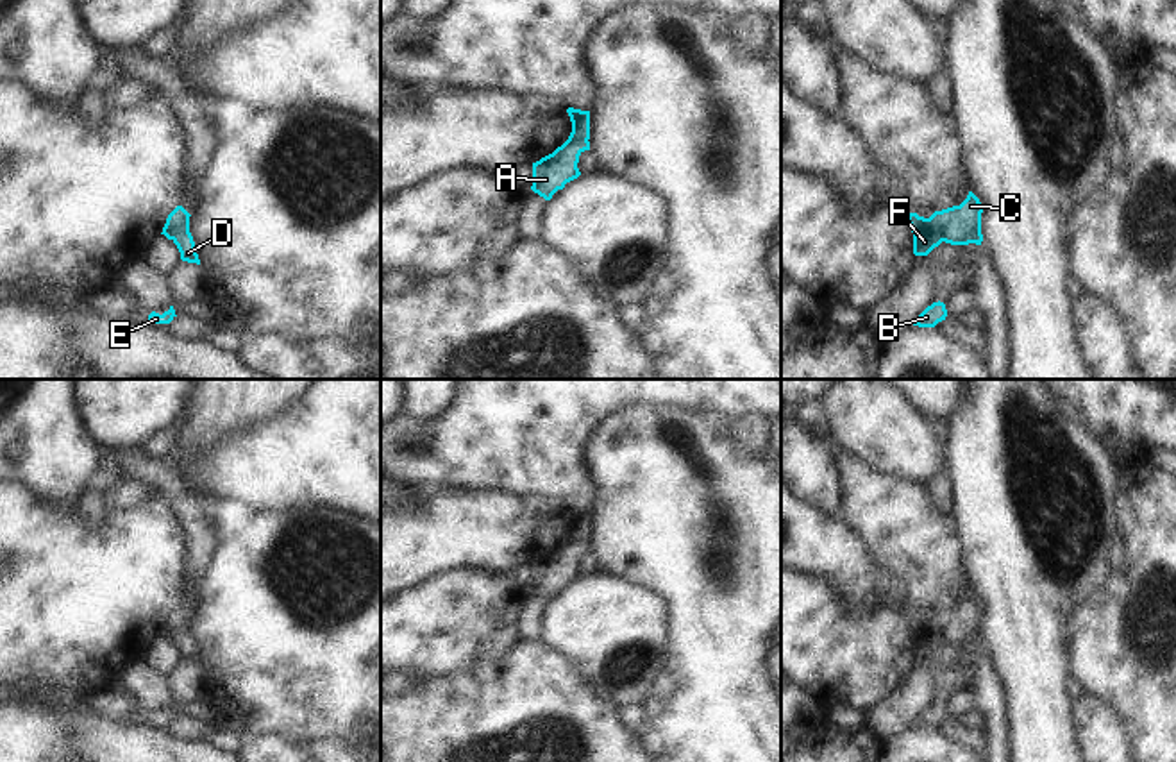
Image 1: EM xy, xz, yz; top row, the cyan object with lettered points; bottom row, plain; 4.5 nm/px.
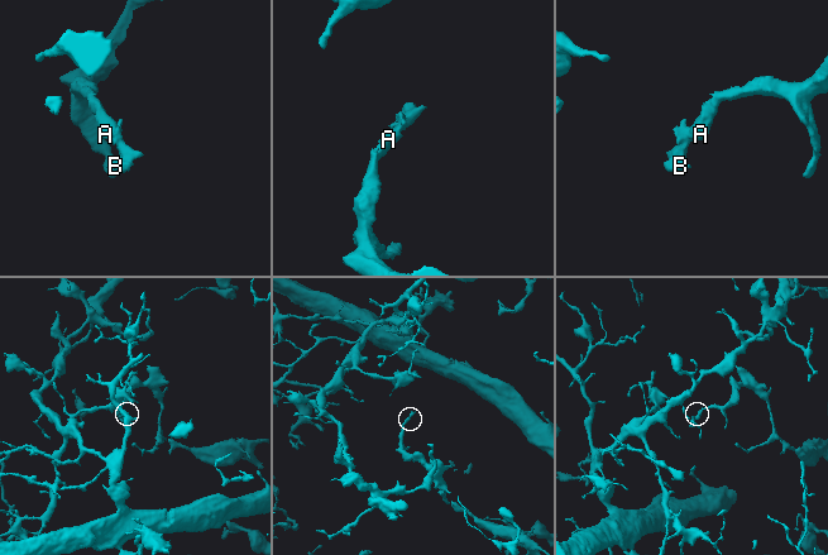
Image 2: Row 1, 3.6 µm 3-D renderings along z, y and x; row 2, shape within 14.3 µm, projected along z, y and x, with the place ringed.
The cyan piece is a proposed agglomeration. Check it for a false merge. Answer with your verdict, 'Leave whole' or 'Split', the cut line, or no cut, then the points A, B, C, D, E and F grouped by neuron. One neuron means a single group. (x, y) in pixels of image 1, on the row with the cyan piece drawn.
Leave whole. No split. Groups: A B C D E F.

